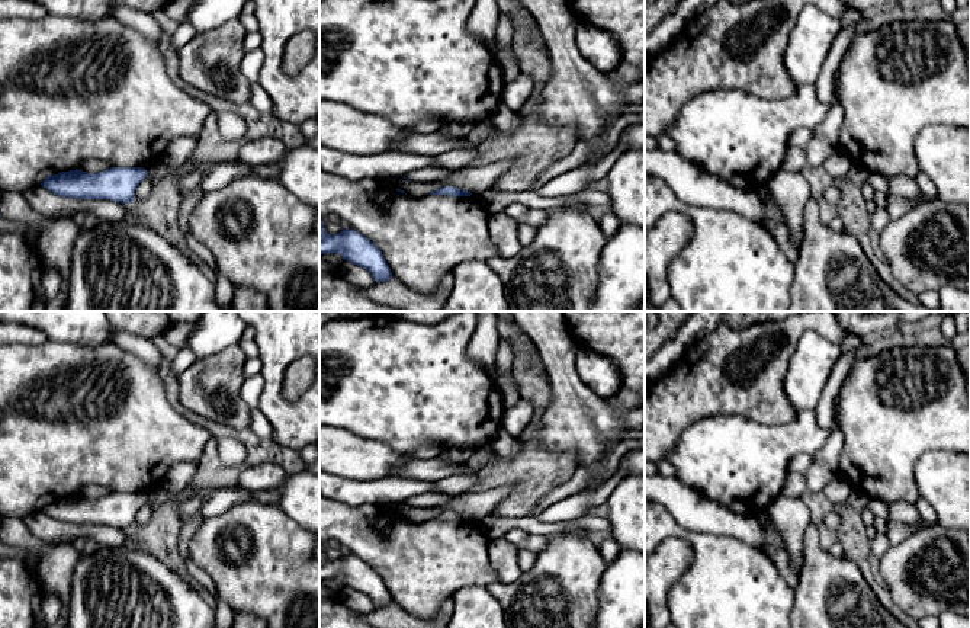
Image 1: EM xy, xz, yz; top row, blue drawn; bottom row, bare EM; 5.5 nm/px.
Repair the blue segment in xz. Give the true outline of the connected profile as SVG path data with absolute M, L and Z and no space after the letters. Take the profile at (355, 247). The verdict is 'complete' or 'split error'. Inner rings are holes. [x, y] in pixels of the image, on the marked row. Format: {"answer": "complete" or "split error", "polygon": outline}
{"answer": "complete", "polygon": "M319 221L319 254L330 253L338 253L344 260L369 270L378 283L392 278L380 249L367 237L349 228L331 236L325 231L324 221Z"}

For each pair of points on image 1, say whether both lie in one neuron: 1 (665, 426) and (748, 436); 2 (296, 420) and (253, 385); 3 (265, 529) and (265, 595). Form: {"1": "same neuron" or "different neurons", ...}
{"1": "different neurons", "2": "different neurons", "3": "same neuron"}

